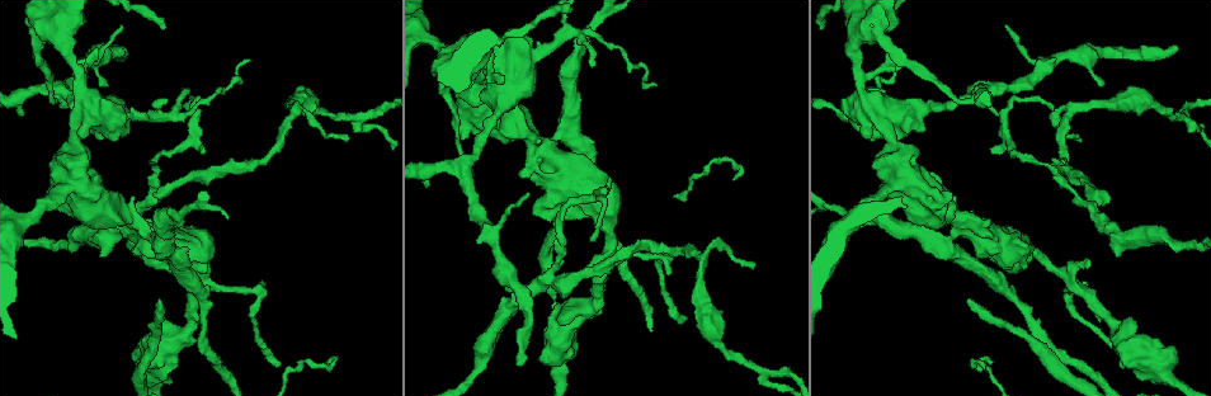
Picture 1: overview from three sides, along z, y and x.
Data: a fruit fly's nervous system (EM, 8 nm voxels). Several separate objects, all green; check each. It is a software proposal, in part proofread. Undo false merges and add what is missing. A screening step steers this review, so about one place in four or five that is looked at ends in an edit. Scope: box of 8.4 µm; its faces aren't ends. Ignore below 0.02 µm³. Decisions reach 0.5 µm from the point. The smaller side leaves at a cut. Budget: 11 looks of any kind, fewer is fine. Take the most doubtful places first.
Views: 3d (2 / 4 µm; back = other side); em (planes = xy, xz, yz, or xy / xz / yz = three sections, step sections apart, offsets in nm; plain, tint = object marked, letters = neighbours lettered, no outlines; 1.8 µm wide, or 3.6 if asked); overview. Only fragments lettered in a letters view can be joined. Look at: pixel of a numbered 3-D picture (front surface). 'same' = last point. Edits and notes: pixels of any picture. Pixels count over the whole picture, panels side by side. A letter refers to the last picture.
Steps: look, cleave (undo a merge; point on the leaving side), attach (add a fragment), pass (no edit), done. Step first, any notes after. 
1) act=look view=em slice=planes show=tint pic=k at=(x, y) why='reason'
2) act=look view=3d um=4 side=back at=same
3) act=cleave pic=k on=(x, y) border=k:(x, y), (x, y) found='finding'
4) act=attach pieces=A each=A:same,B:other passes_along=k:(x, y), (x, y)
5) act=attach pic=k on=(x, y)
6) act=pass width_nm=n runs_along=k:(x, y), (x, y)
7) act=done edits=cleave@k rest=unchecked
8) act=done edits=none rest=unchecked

act=look view=em slice=yz step=4 show=tint pic=1 at=(161, 301) why='branch stops here'

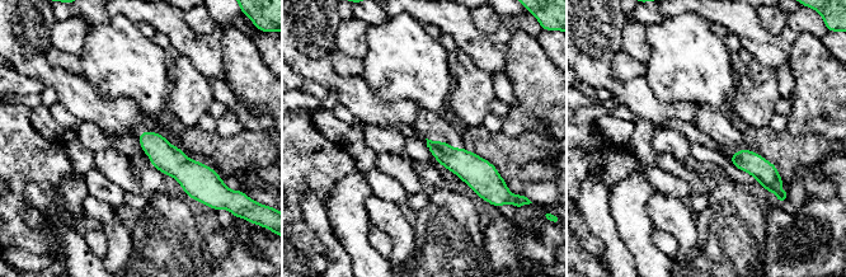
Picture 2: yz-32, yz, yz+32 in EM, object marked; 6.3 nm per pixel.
act=look view=em slice=xy step=16 show=letters at=same why='cut it another way'

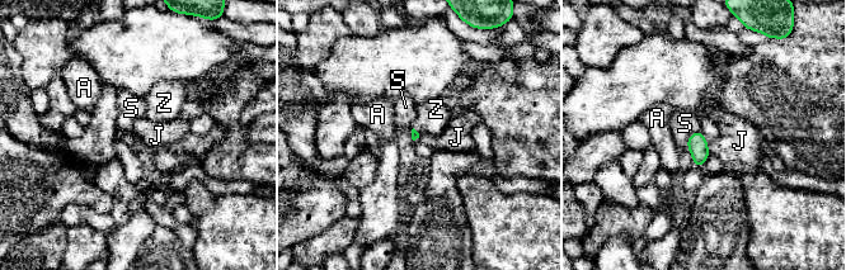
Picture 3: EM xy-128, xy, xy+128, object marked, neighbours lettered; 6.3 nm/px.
act=attach pieces=Z each=A:other,J:other,S:other,Z:same passes_along=3:(696, 143), (704, 137), (709, 127) found='it goes on there'

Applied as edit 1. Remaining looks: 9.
act=look view=overview why='see it whole again'

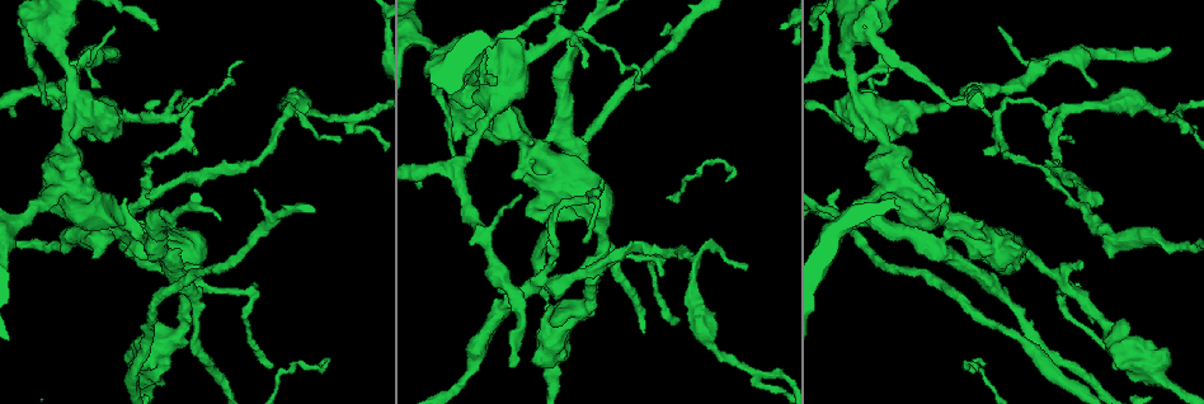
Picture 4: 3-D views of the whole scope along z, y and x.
act=look view=em um=3.6 slice=planes show=tint pic=4 at=(1082, 204) why='two arms in line, one across'

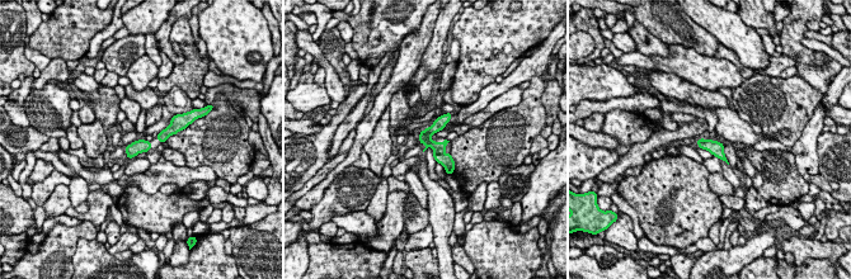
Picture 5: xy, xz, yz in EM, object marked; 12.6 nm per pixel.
act=look view=em um=3.6 slice=planes show=letters at=same why='see the neighbours'

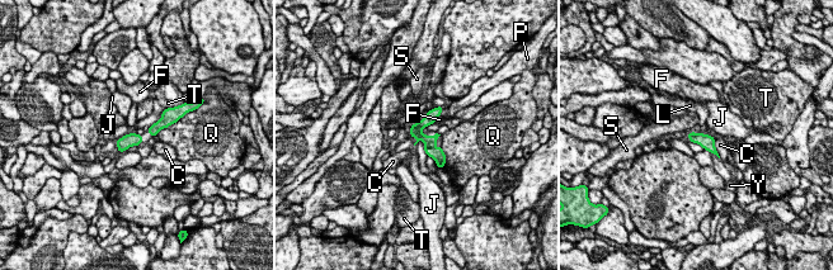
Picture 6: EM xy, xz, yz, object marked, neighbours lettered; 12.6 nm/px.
act=pass width_nm=160 each=C:other,F:other,J:other,L:other,P:other,Q:other,S:other,T:other,Y:other border=6:(711, 152), (719, 159) found='continuous, no second neuron'

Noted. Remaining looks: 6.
act=look view=3d um=4 pic=4 at=(854, 87) why='sudden change in width'

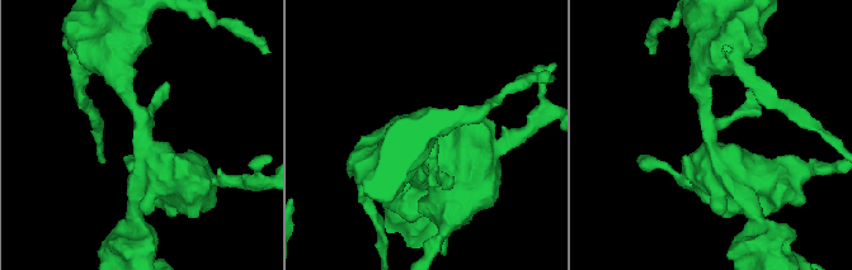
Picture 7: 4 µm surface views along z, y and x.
act=look view=em um=3.6 slice=yz step=8 show=letters pic=7 at=(143, 136) why='now the EM'

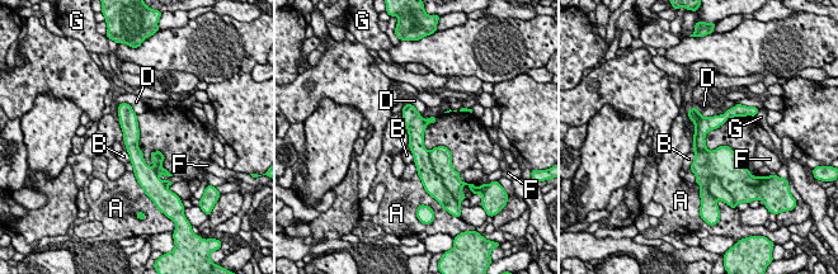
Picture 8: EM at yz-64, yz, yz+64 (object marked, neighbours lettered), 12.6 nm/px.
act=cleave pic=8 on=(441, 157) each=A:other,B:other,D:other,F:other,G:other found='two neurons meet here'

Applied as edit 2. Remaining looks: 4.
act=look view=em slice=yz step=4 show=tint pic=4 at=(350, 121) why='three-way junction'

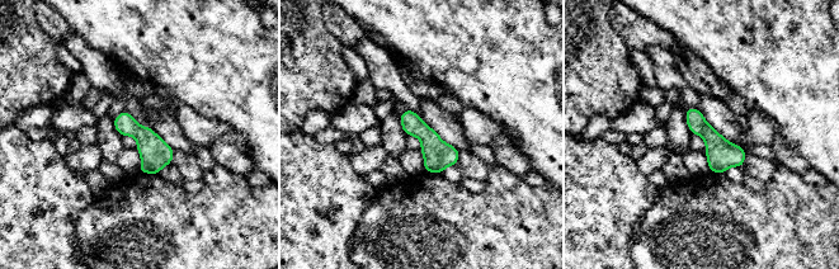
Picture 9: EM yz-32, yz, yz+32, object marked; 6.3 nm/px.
act=look view=em slice=planes show=letters at=same why='another direction'

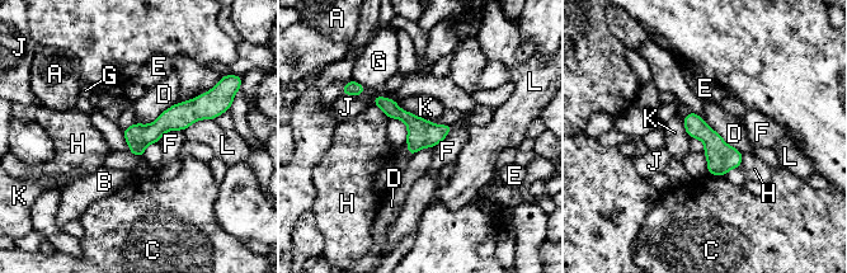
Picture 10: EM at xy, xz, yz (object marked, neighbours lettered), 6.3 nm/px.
act=pass width_nm=160 each=A:other,B:other,C:other,D:other,E:other,F:other,G:other,H:other,J:other,K:other,L:other runs_along=10:(210, 116), (126, 133) found='one neuron here'

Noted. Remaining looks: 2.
act=done edits=attach@3,cleave@8 rest=unchecked

